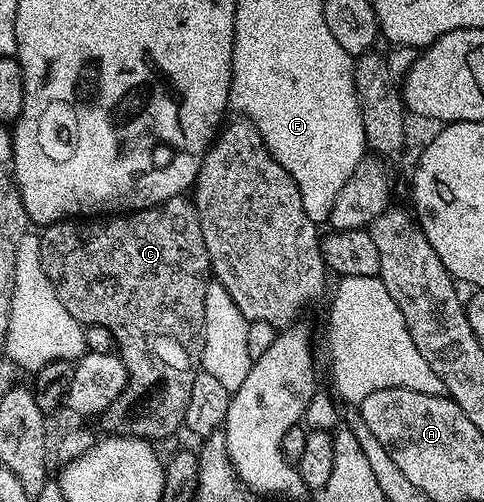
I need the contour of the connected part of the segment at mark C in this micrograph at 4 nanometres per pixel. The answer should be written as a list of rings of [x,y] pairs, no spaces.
[[[187,195],[175,196],[166,202],[156,204],[153,208],[141,208],[138,212],[116,214],[111,218],[92,218],[87,222],[61,222],[47,225],[39,233],[40,257],[42,258],[42,270],[46,278],[50,278],[50,286],[58,294],[62,306],[70,310],[70,314],[79,324],[106,326],[115,340],[120,361],[128,371],[128,384],[114,398],[114,402],[103,413],[102,420],[108,423],[107,431],[113,436],[136,436],[139,440],[157,442],[172,436],[176,431],[181,431],[184,415],[186,414],[186,402],[190,402],[190,386],[194,386],[194,378],[201,371],[204,344],[204,319],[206,318],[206,292],[210,283],[210,265],[206,254],[206,242],[202,238],[202,226],[198,222],[198,210],[195,203]]]

